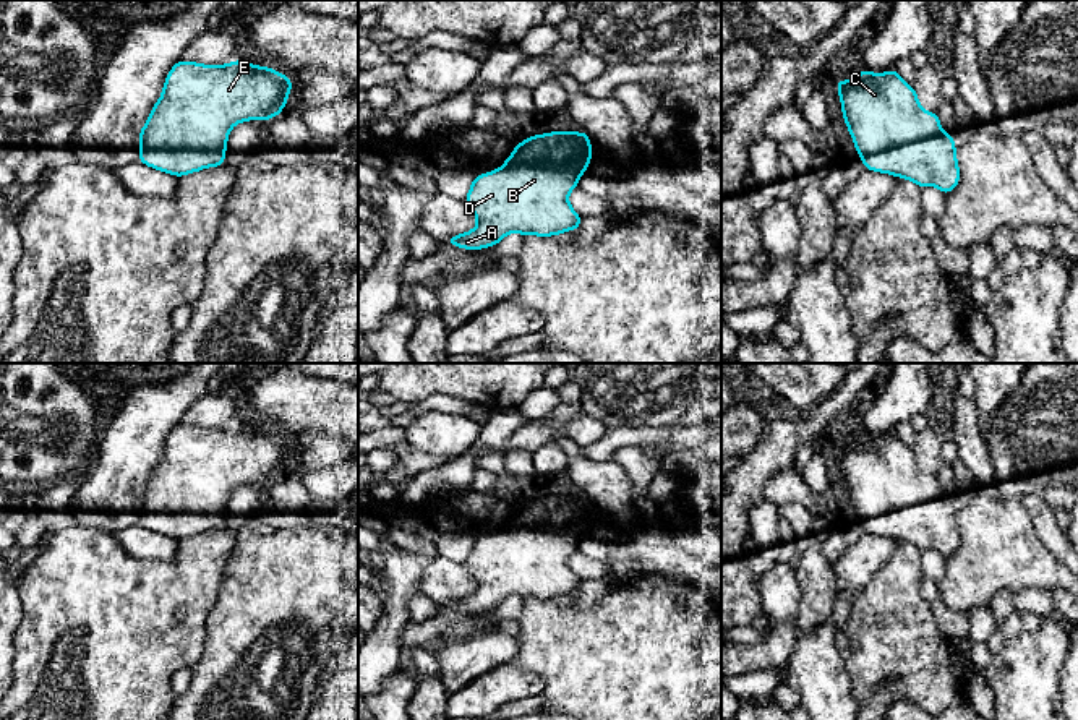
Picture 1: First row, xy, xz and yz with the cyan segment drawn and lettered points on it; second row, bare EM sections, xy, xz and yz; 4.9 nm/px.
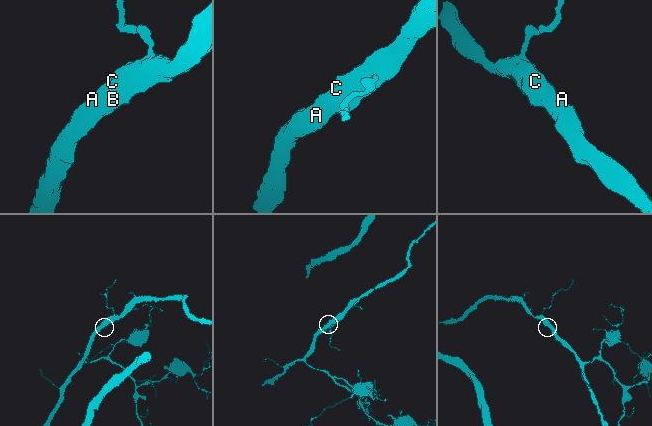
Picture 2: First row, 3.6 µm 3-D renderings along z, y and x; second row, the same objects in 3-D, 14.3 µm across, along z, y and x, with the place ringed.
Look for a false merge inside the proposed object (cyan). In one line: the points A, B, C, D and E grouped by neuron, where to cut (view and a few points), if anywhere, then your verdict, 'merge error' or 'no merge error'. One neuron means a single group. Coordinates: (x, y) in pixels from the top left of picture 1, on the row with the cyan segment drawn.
groups A B C D E; cut none; no merge error

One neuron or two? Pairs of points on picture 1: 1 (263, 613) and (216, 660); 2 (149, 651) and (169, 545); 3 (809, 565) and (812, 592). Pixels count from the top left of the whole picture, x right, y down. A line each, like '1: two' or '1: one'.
1: one
2: two
3: one

